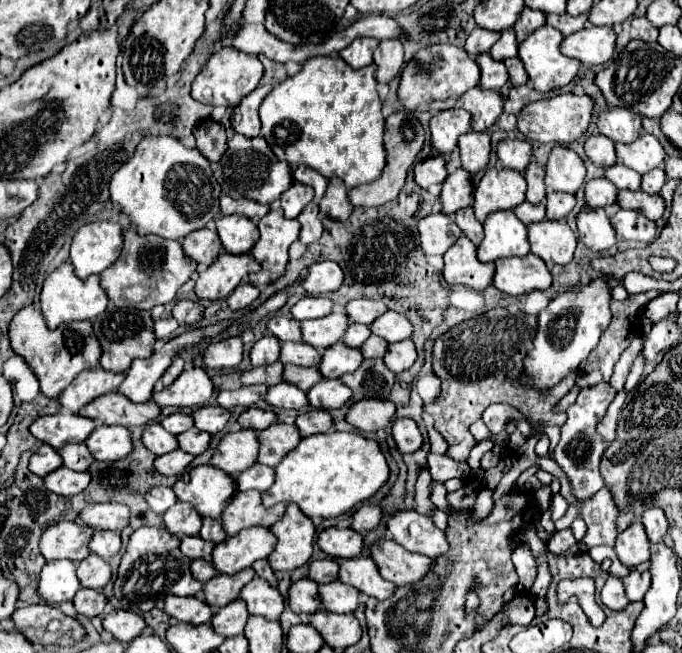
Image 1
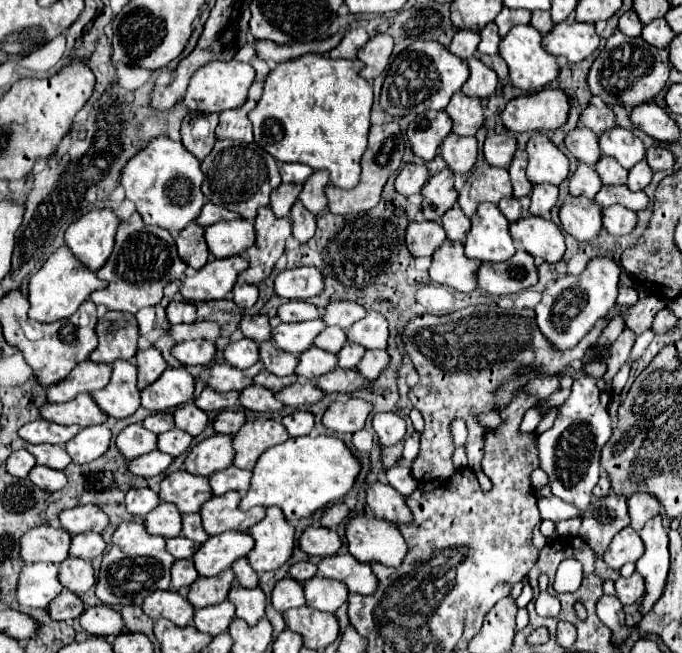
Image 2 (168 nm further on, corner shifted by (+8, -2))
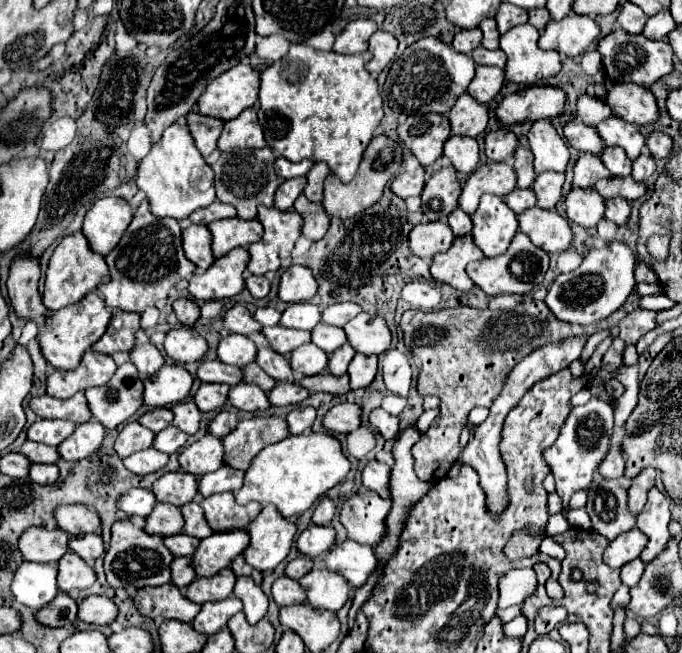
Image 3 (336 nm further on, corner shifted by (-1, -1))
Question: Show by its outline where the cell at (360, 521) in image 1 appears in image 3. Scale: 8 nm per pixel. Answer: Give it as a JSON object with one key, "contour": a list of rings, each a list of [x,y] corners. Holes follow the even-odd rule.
{"contour":[[[323,498],[321,504],[313,512],[313,522],[319,524],[319,526],[329,526],[331,520],[333,520],[333,516],[335,516],[335,510],[337,510],[335,502],[329,500],[329,498]]]}

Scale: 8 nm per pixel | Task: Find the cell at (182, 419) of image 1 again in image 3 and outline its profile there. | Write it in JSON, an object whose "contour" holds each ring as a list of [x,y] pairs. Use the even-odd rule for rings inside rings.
{"contour":[[[171,408],[151,410],[151,412],[143,414],[143,416],[139,418],[139,422],[141,422],[143,426],[147,426],[149,430],[153,430],[153,432],[161,432],[163,428],[171,426],[171,422],[173,422],[173,412],[171,412]]]}

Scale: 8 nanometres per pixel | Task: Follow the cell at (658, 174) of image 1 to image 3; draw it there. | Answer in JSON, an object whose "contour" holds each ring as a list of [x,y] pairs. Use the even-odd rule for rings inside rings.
{"contour":[[[645,150],[643,156],[633,160],[633,174],[631,176],[633,176],[633,180],[645,182],[653,172],[655,172],[655,158]]]}

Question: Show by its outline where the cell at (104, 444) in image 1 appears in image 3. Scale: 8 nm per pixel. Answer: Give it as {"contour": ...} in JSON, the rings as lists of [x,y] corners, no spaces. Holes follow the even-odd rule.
{"contour":[[[89,420],[85,424],[79,424],[77,430],[59,446],[59,454],[63,460],[79,462],[95,454],[103,440],[105,440],[103,424],[99,424],[97,420]]]}

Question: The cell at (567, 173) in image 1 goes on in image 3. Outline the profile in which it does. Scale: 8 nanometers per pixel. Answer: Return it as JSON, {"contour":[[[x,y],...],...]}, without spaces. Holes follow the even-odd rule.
{"contour":[[[537,120],[529,130],[529,146],[535,156],[535,172],[565,172],[569,150],[549,120]]]}

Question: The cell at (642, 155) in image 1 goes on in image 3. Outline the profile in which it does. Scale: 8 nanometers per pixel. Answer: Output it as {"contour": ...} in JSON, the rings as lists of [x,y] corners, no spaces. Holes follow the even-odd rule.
{"contour":[[[609,116],[597,126],[599,136],[605,140],[605,146],[619,146],[625,150],[625,154],[635,160],[645,146],[645,138],[639,132],[635,124],[627,124],[625,120],[619,120],[617,116]]]}

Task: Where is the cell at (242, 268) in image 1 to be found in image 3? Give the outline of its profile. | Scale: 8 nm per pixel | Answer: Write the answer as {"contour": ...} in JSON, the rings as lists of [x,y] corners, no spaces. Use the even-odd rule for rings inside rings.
{"contour":[[[235,248],[227,256],[217,258],[205,274],[189,280],[191,296],[197,300],[223,300],[237,296],[245,288],[243,272],[247,262],[247,248]]]}

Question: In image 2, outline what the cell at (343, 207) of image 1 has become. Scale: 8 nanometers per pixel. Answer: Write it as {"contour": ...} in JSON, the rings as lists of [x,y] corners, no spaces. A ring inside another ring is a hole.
{"contour":[[[314,171],[304,181],[304,189],[302,189],[302,193],[300,193],[298,199],[314,215],[318,215],[326,207],[326,195],[324,195],[326,183],[328,183],[328,173],[326,171]]]}

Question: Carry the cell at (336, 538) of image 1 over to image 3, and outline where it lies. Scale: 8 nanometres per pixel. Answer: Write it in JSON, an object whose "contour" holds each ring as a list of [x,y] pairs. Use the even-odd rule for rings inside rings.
{"contour":[[[311,524],[301,536],[297,538],[297,548],[309,558],[319,556],[321,552],[327,552],[335,546],[335,530],[331,526],[317,526]]]}

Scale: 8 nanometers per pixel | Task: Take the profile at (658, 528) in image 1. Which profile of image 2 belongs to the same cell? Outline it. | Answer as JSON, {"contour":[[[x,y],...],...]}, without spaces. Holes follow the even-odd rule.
{"contour":[[[632,493],[628,497],[628,515],[634,531],[640,531],[642,525],[646,525],[646,521],[654,517],[654,513],[658,511],[660,511],[660,503],[650,493]]]}

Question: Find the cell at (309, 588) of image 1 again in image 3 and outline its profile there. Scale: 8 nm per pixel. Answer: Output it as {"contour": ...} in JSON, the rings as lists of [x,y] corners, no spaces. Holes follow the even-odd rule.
{"contour":[[[281,576],[273,584],[273,600],[279,606],[291,606],[291,604],[303,604],[307,596],[297,580],[291,580],[289,576]]]}

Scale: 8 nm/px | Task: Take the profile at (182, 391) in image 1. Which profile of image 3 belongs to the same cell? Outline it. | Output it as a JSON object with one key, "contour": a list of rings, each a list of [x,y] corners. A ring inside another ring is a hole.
{"contour":[[[179,364],[163,366],[153,378],[145,380],[145,404],[163,408],[183,402],[193,386],[193,376]]]}

